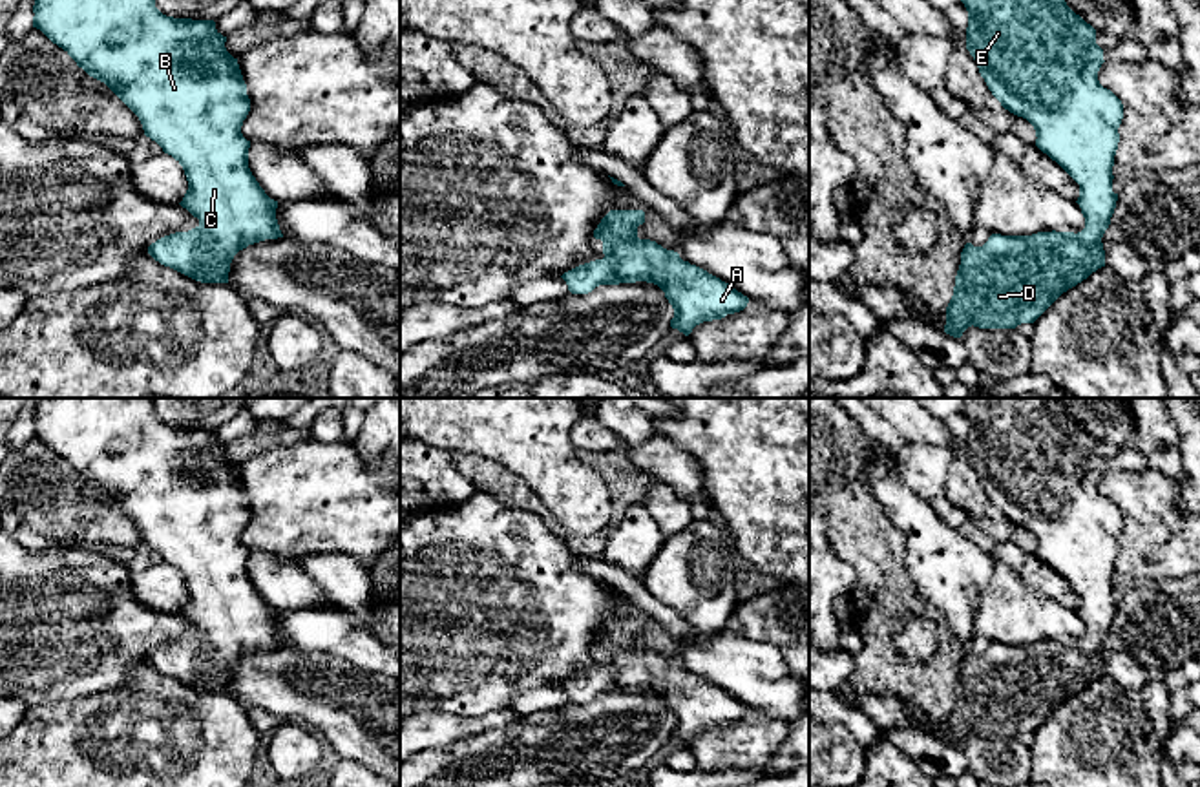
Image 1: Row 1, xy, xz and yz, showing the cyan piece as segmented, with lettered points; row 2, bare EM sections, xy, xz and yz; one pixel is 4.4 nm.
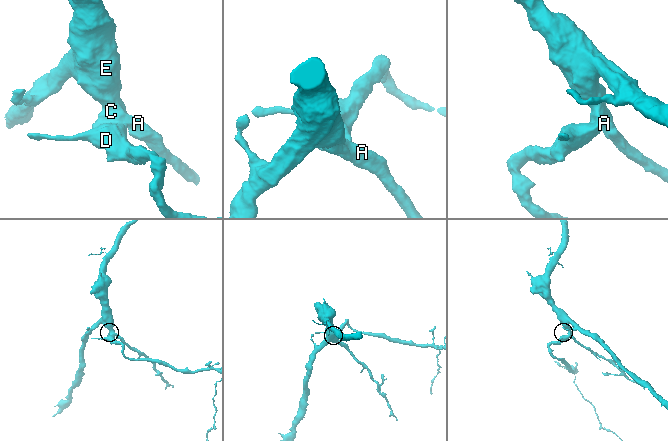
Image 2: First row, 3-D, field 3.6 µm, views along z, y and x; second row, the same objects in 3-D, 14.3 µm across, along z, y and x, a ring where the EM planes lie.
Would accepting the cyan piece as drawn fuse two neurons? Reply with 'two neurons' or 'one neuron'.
one neuron

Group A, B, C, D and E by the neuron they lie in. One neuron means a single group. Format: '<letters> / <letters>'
A B C D E

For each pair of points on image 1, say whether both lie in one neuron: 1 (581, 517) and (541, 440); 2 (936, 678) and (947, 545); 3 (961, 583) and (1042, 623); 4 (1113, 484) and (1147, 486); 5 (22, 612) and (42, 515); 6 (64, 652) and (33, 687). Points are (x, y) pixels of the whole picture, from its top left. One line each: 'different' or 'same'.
1: same
2: different
3: different
4: same
5: different
6: same

